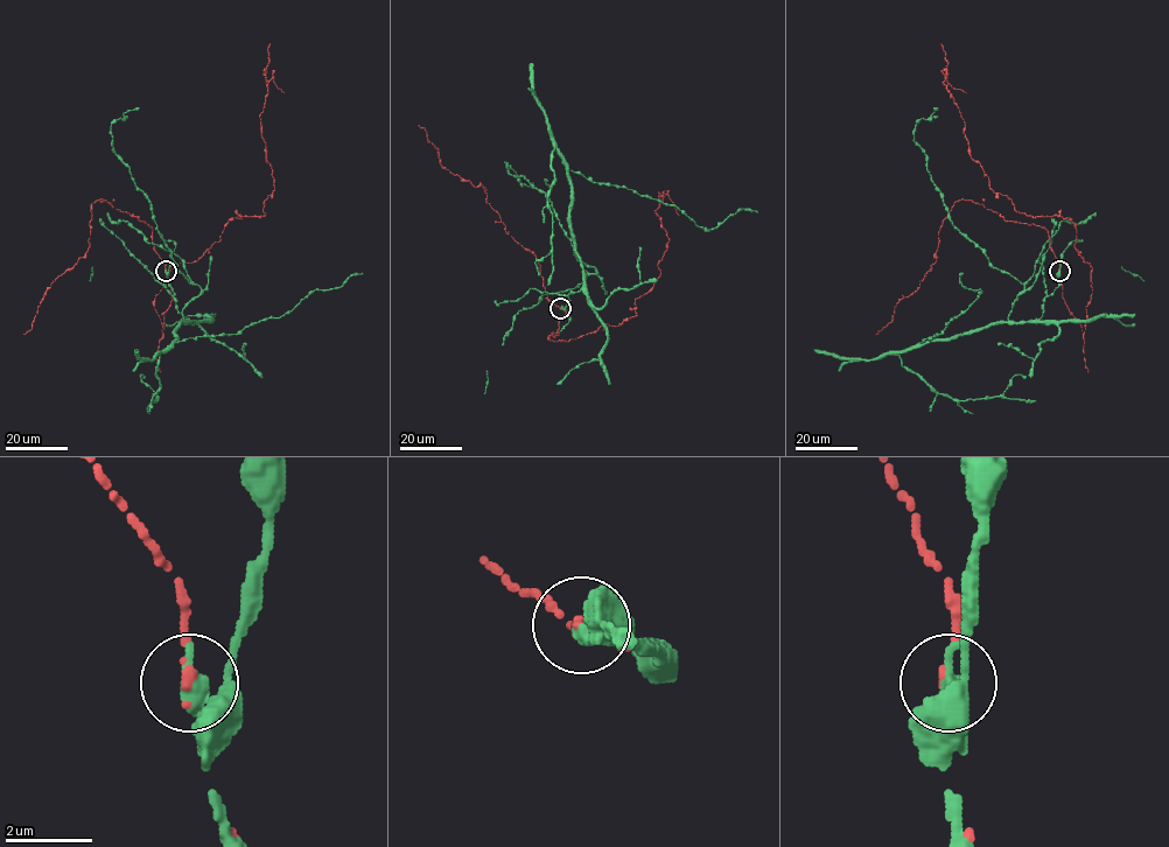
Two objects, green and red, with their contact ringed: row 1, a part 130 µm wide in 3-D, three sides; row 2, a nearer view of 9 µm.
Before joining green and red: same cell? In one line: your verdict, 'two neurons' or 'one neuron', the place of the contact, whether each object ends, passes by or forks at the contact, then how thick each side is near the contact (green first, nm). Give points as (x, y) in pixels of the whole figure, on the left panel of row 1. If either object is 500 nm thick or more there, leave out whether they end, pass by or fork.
two neurons | (166, 271) | green ends | red ends | 480/190 nm

